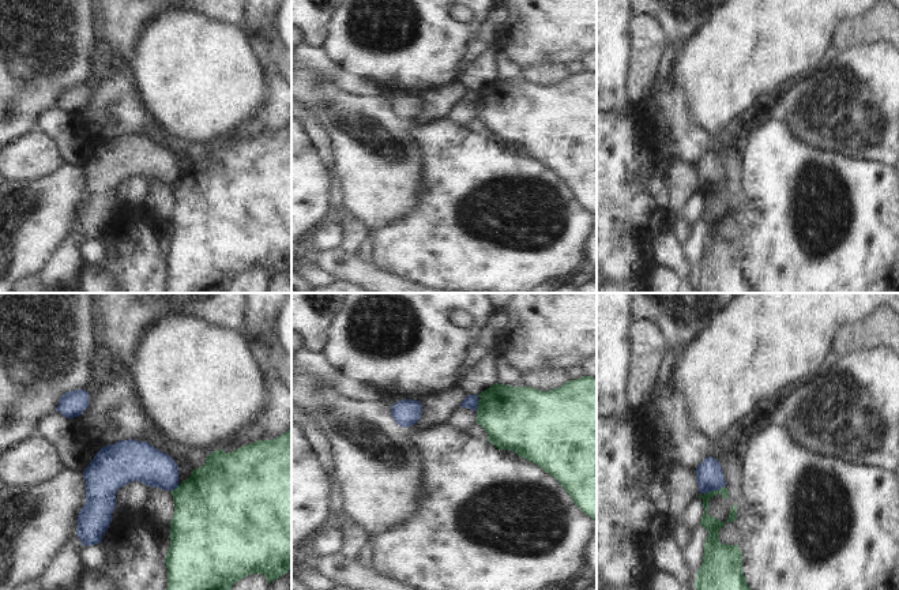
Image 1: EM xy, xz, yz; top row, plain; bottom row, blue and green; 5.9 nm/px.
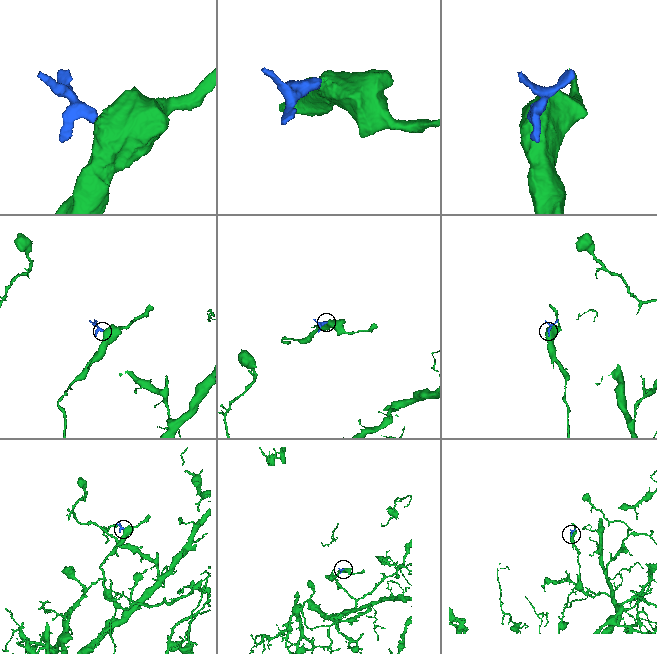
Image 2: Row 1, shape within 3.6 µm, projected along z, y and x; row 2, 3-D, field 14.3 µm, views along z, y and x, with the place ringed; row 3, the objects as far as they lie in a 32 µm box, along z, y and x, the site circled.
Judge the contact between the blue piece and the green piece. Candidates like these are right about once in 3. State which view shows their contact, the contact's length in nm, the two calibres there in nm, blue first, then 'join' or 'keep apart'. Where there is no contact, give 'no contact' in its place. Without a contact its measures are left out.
yz | 140 nm | 160/90 nm | keep apart

